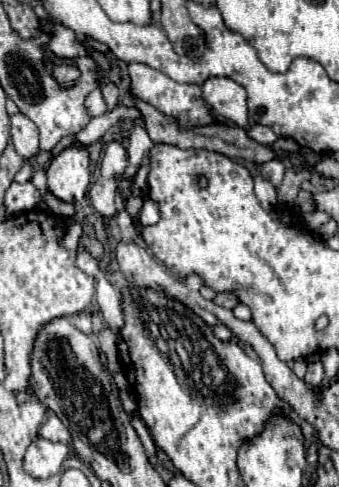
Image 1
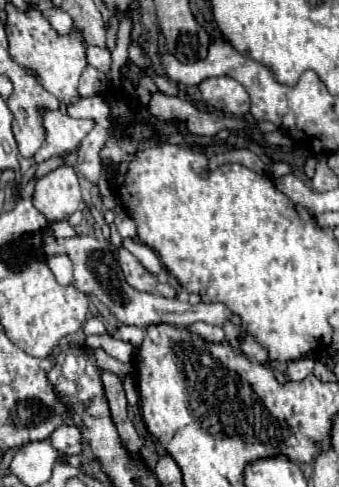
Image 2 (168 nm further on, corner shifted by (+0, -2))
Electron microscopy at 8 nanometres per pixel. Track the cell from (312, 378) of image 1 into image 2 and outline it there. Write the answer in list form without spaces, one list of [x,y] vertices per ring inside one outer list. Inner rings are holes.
[[[303,357],[303,359],[297,359],[297,361],[291,361],[287,367],[285,367],[285,377],[291,379],[291,381],[301,381],[305,379],[309,373],[313,373],[313,359],[311,357]]]

